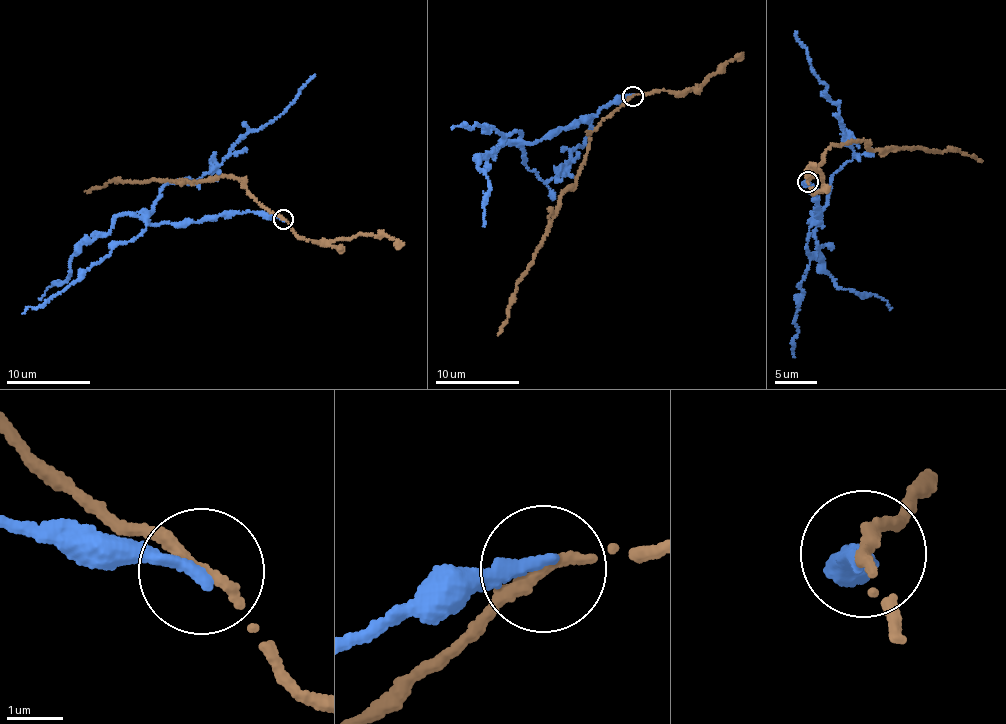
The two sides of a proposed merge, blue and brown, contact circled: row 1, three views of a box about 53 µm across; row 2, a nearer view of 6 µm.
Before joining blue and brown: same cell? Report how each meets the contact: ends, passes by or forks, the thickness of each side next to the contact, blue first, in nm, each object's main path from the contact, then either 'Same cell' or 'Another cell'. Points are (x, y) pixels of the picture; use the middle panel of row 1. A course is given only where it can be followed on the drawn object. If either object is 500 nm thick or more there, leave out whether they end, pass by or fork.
At the ring blue ends. At the ring brown passes by. Thickness 240 nm (blue) against 190 nm. Course of blue: (631, 96), (617, 97), (595, 114), (519, 146), (541, 180), (555, 178), (584, 144), (593, 115). Course of brown: (633, 96), (597, 126), (575, 183), (561, 196), (561, 206), (534, 263), (516, 285), (507, 322), (498, 335). Another cell

